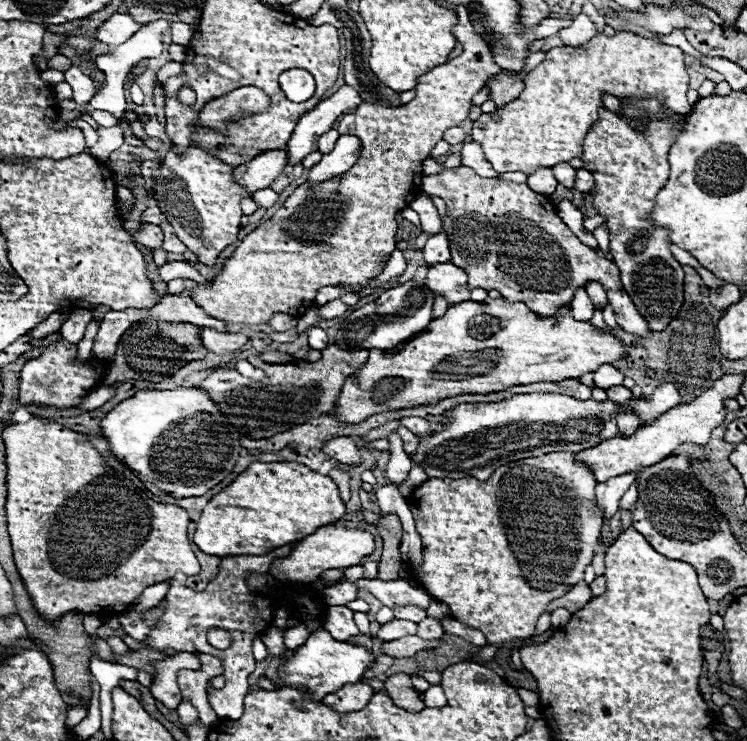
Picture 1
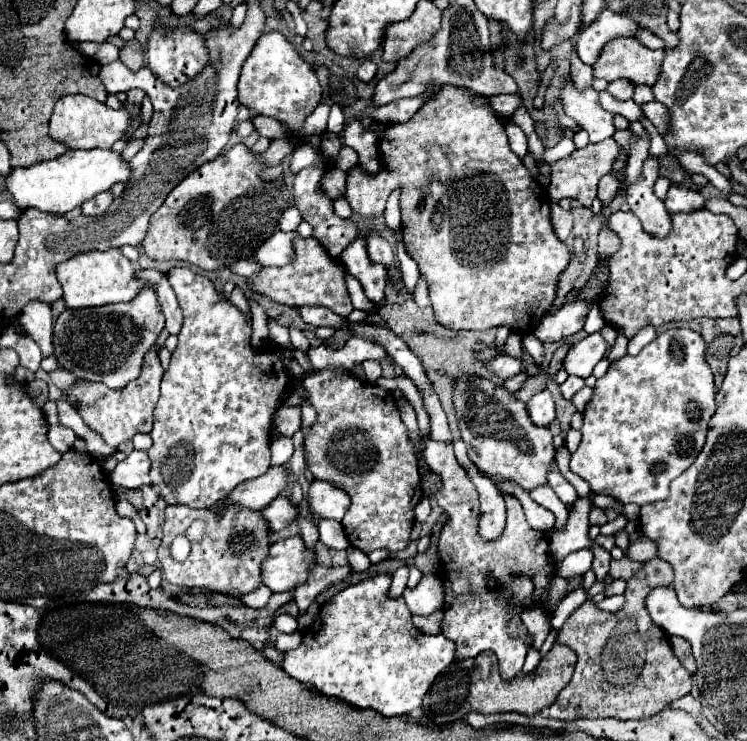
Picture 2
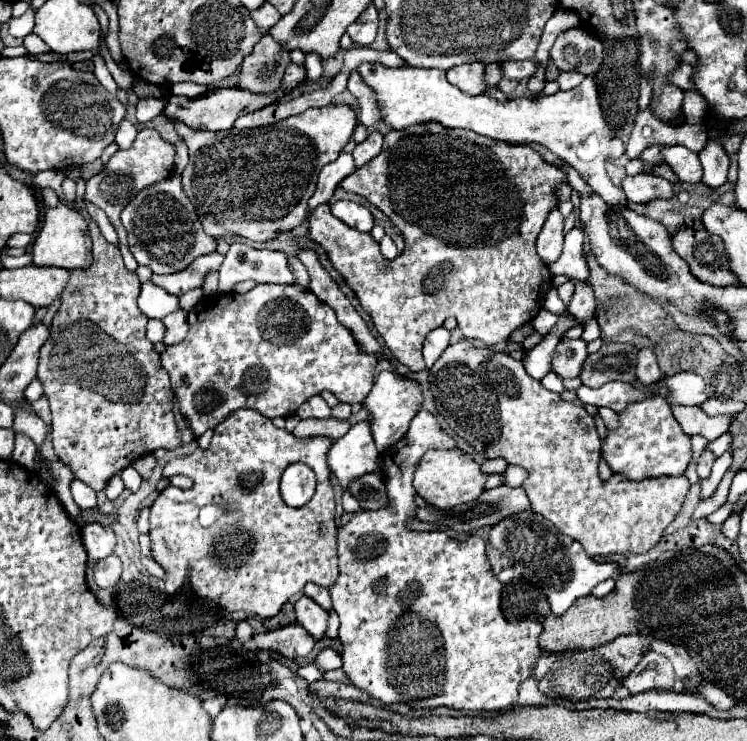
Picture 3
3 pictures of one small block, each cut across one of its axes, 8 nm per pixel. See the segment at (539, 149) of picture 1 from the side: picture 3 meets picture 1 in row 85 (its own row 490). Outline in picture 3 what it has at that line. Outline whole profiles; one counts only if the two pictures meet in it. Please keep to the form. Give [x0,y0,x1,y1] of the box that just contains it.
[430,342,690,556]

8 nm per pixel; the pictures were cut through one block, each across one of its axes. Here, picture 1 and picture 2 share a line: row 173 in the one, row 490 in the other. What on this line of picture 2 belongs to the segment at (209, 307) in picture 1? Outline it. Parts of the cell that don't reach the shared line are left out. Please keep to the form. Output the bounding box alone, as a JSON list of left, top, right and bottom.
[304,370,422,554]

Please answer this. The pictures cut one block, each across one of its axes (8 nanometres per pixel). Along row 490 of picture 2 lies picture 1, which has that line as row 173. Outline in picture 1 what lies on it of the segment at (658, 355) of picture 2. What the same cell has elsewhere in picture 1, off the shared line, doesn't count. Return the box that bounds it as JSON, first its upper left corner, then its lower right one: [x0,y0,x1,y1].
[584,100,684,332]

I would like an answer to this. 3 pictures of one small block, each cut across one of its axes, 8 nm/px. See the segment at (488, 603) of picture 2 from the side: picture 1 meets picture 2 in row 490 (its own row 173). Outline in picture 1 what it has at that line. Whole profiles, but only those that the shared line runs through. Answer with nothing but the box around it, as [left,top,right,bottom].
[422,166,650,336]

